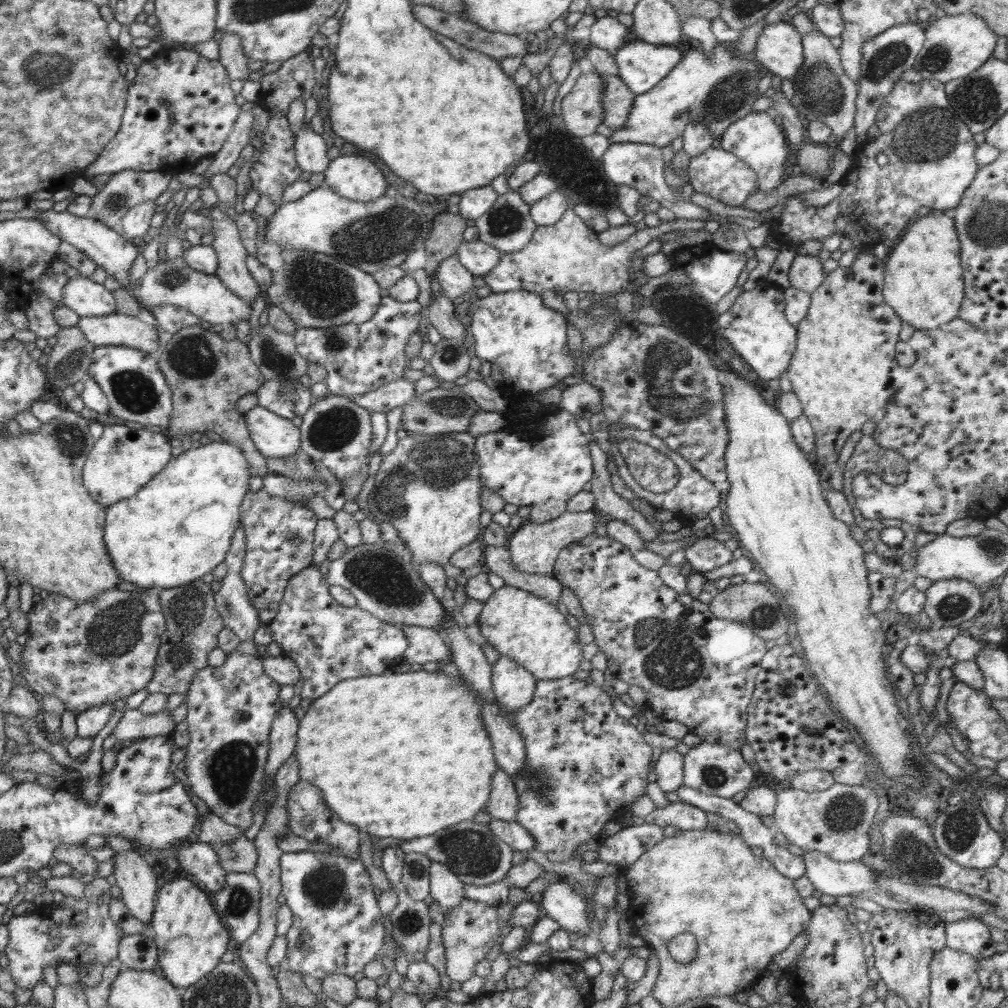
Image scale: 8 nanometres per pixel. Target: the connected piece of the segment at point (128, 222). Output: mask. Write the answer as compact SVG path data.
M155 201L144 202L130 208L118 226L122 236L138 243L145 241L148 228L150 228L150 220L152 220L156 208Z

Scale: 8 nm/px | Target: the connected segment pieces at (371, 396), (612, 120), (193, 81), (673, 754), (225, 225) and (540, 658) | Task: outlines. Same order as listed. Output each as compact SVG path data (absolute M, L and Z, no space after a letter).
M404 377L393 380L380 388L368 391L366 394L358 396L346 396L358 403L370 414L372 412L384 412L385 414L396 408L403 406L414 397L414 381Z
M597 74L603 82L602 122L613 131L626 127L626 118L634 106L636 93L632 92L619 76Z
M162 48L151 59L144 59L137 69L136 77L128 85L120 129L99 158L85 171L83 178L124 170L157 171L175 177L191 170L204 158L214 156L222 149L241 113L230 81L219 59L212 60L185 48Z
M676 748L663 750L654 770L658 783L664 794L674 792L682 786L684 776L684 756Z
M218 207L211 213L210 230L214 241L210 245L216 249L219 261L216 276L230 292L234 292L238 298L252 306L263 288L246 269L247 252L240 240L235 221L227 218Z
M506 584L496 589L484 604L478 627L485 642L494 646L500 656L510 656L537 680L572 677L579 671L583 644L572 620L561 614L555 604Z

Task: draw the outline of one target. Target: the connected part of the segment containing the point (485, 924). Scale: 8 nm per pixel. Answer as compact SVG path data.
M464 897L458 906L441 918L442 938L445 946L446 974L456 982L466 982L475 974L476 963L498 944L505 923L498 918L497 907Z

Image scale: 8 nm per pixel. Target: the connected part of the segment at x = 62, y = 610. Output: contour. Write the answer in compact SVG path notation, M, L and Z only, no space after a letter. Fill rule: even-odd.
M140 587L136 592L110 588L94 596L92 602L76 602L64 594L50 593L42 602L34 603L33 609L23 617L29 623L26 633L29 638L22 647L20 675L26 680L30 692L38 697L47 694L56 696L64 703L65 710L70 710L75 716L86 708L124 700L144 689L153 678L165 630L165 617L161 612L157 588ZM50 619L58 621L58 625L54 628L49 626Z

